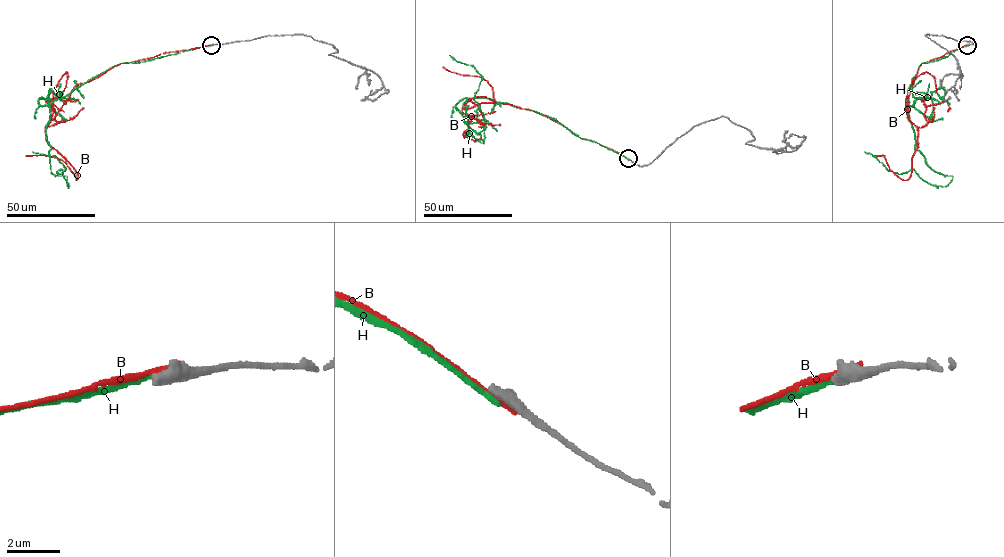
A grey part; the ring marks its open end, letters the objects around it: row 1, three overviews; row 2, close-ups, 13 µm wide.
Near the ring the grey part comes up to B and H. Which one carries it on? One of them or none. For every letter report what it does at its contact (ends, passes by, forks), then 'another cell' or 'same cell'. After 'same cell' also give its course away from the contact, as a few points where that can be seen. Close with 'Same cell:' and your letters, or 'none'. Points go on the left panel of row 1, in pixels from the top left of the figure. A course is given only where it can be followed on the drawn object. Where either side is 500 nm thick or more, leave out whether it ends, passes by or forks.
B: another cell
H: another cell
Same cell: none

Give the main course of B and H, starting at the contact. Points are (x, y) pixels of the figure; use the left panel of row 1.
B: (211, 45), (120, 63), (74, 87), (45, 126), (45, 139), (76, 171), (76, 180), (64, 161), (25, 156)
H: (211, 45), (121, 63), (56, 99), (46, 124), (49, 162), (67, 186), (56, 156), (32, 151)

